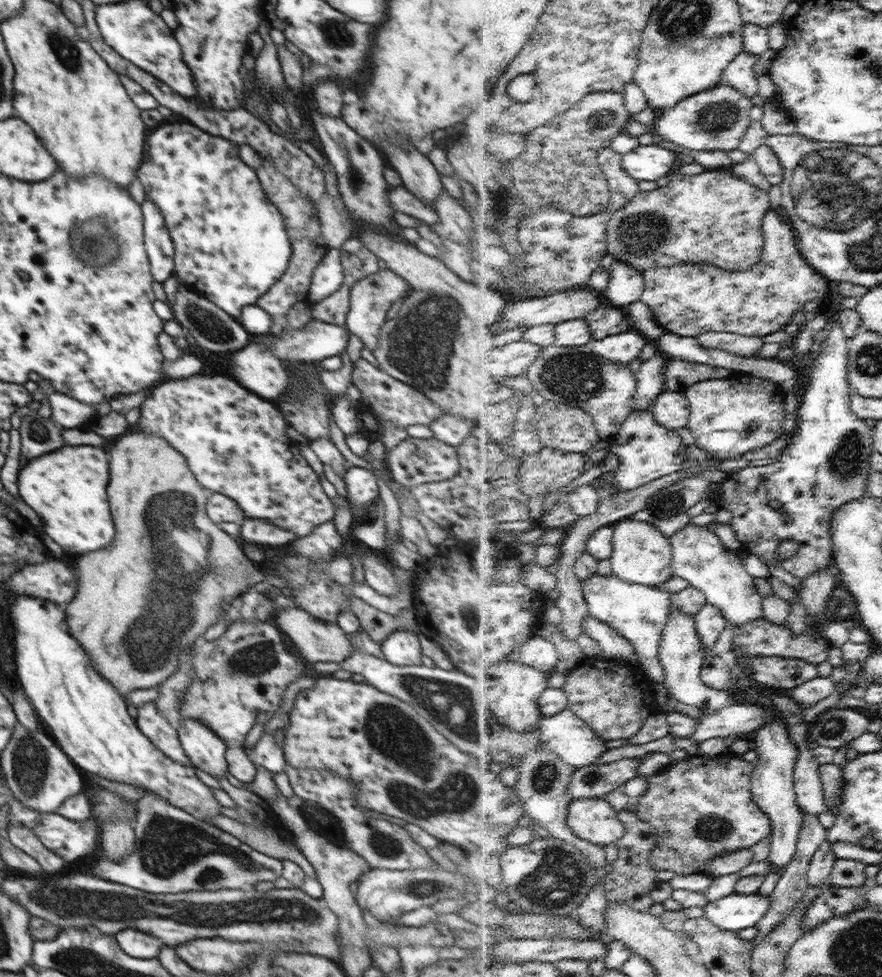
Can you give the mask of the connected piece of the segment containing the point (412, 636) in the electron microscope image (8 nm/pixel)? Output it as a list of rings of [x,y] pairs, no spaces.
[[[395,631],[381,644],[384,658],[396,666],[422,664],[422,648],[418,636],[413,632]]]

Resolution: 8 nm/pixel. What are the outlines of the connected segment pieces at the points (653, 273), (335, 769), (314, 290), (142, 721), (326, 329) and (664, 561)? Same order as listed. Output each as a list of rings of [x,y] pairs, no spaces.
[[[770,209],[770,212],[766,213],[765,232],[766,250],[761,266],[754,266],[747,271],[728,271],[728,269],[724,269],[718,265],[710,264],[707,268],[704,263],[686,261],[686,263],[676,264],[668,268],[652,268],[645,272],[645,294],[641,300],[652,307],[652,311],[654,311],[654,315],[656,315],[658,322],[666,328],[668,333],[680,334],[680,336],[697,337],[714,330],[714,332],[737,332],[738,334],[746,334],[746,336],[762,337],[768,336],[768,334],[774,334],[774,332],[778,332],[779,330],[783,330],[783,328],[786,328],[788,324],[793,322],[797,313],[800,313],[801,310],[806,308],[806,304],[808,304],[808,302],[813,300],[821,300],[824,303],[826,302],[828,290],[830,290],[829,278],[816,270],[814,266],[810,264],[809,259],[805,257],[805,254],[802,252],[800,247],[798,234],[796,234],[794,226],[792,226],[792,224],[788,222],[788,219],[786,219],[786,214],[783,210],[776,211],[774,209]]]
[[[333,676],[323,677],[316,680],[312,688],[299,690],[293,697],[295,698],[295,702],[289,714],[289,725],[286,726],[283,748],[285,760],[288,764],[299,770],[331,771],[344,779],[350,779],[354,783],[354,788],[358,789],[358,796],[356,796],[358,805],[376,812],[388,814],[388,816],[394,816],[394,818],[403,818],[406,822],[410,822],[410,824],[420,826],[420,828],[439,839],[441,843],[450,844],[452,842],[452,844],[458,844],[458,848],[454,846],[453,850],[455,853],[460,852],[460,858],[465,858],[466,854],[468,854],[468,857],[471,856],[474,860],[491,858],[497,861],[512,847],[510,846],[510,836],[514,834],[514,830],[517,830],[518,826],[520,826],[520,820],[528,812],[524,799],[518,793],[518,789],[508,786],[504,782],[502,775],[492,772],[493,757],[477,758],[470,753],[458,749],[454,743],[450,742],[450,739],[447,739],[445,735],[434,728],[433,723],[430,724],[429,720],[418,714],[414,706],[409,705],[407,702],[402,702],[398,697],[384,693],[364,682],[355,683],[350,679],[340,680],[335,679]]]
[[[328,247],[322,262],[314,269],[309,286],[308,301],[322,300],[336,292],[343,284],[344,268],[341,263],[341,252],[338,247]]]
[[[148,700],[140,704],[138,716],[135,721],[137,727],[173,762],[184,767],[193,767],[186,756],[177,729],[175,729],[166,718],[156,710],[156,700]]]
[[[310,319],[301,329],[290,330],[282,338],[269,334],[262,340],[284,364],[313,363],[332,355],[341,355],[351,333],[344,326]]]
[[[626,519],[614,526],[613,575],[629,583],[640,583],[665,588],[675,576],[673,540],[652,522]]]

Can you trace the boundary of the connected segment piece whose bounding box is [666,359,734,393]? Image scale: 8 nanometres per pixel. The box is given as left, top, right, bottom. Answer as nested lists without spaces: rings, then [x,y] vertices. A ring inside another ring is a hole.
[[[684,359],[670,360],[667,364],[666,390],[672,392],[687,391],[689,386],[707,379],[725,379],[734,372],[728,368],[718,368]]]

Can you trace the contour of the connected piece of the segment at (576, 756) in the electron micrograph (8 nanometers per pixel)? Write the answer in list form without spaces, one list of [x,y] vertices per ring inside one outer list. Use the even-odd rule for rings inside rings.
[[[570,708],[560,712],[560,714],[545,717],[541,728],[542,748],[558,754],[562,760],[570,763],[577,769],[600,762],[604,758],[604,754],[610,752],[609,740],[600,736],[592,725],[588,724],[583,718],[580,718]]]

